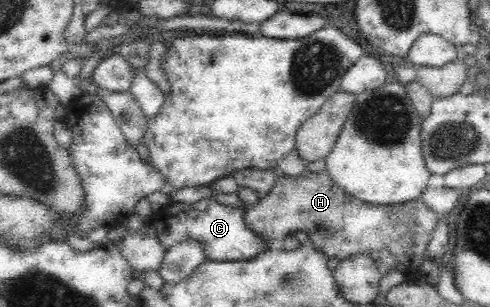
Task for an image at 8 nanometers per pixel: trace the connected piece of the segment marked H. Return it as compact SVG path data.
M305 170L298 176L280 174L269 193L244 210L243 220L245 220L245 226L249 227L256 235L259 235L266 243L272 244L272 246L278 245L280 241L291 235L292 232L301 231L305 232L313 246L323 252L328 258L338 257L343 259L349 258L351 255L367 254L369 258L374 259L382 277L390 270L403 266L407 282L424 282L419 267L426 259L429 259L427 246L438 222L437 215L437 212L433 211L419 198L389 205L375 205L362 202L339 187L331 179L327 170L313 173Z

